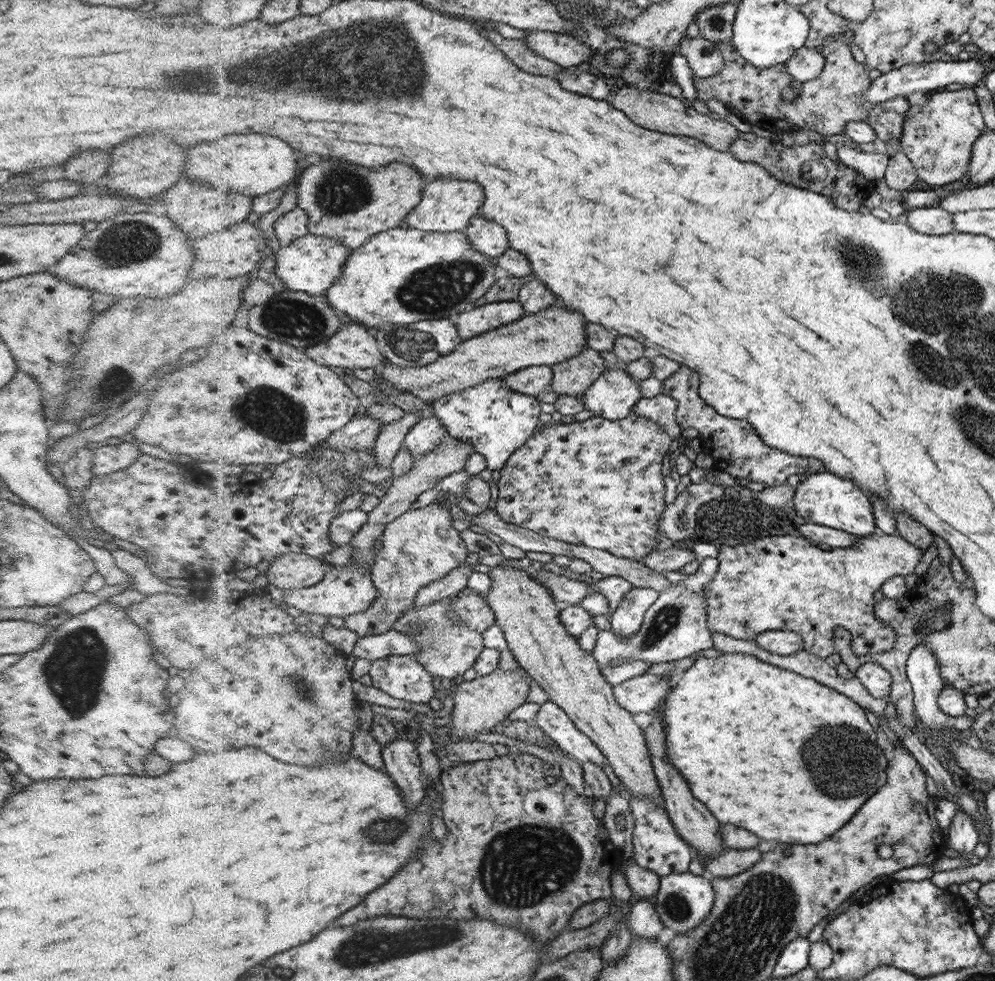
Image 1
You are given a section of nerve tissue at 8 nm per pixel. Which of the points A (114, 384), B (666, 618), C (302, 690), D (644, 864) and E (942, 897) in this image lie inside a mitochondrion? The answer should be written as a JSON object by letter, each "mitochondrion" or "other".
{"A":"mitochondrion","B":"mitochondrion","C":"mitochondrion","D":"other","E":"other"}

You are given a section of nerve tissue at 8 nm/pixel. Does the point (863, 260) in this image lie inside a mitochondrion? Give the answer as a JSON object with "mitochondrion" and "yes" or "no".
{"mitochondrion":"yes"}

